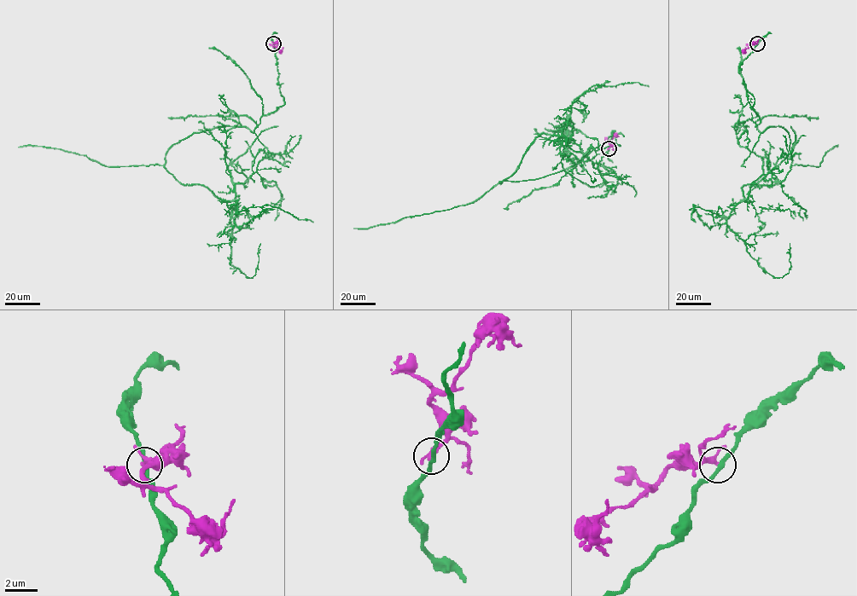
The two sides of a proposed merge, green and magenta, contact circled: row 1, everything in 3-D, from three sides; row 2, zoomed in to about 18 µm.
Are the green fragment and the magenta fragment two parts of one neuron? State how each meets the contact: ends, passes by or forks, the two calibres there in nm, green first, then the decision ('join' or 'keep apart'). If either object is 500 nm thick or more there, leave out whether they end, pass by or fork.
green passes by; magenta passes by; 240 nm thick on the green side, 280 nm on the other; keep apart

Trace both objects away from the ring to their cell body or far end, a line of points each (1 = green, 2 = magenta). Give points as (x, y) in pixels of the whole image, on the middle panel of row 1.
1: (609, 148), (613, 130), (619, 146), (500, 182), (539, 135), (569, 137), (570, 118), (565, 149), (596, 181)
2: (609, 148), (609, 142), (615, 135), (618, 136)

